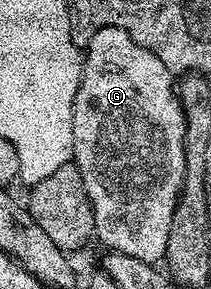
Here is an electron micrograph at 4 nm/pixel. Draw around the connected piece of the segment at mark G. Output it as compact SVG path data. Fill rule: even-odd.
M118 25L103 27L89 40L89 44L84 50L81 82L75 91L71 123L73 124L71 161L77 166L79 175L83 179L85 194L91 203L93 232L96 240L101 240L106 245L104 247L106 250L129 255L131 259L143 259L150 263L160 262L165 256L167 235L171 231L171 215L175 213L177 196L181 194L181 184L185 178L185 112L181 110L181 101L177 98L174 74L165 66L163 59L159 59L159 55L147 51L147 47L139 47L139 43L135 43L135 39L131 39L131 35L126 29L120 29Z

